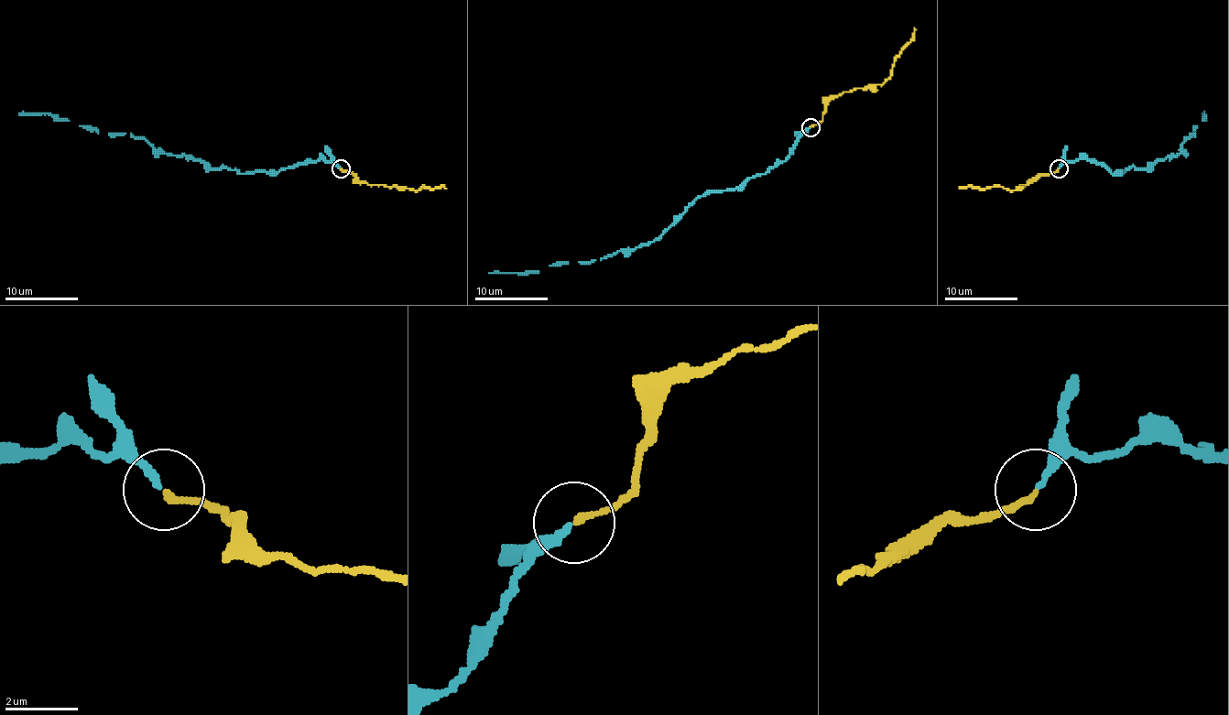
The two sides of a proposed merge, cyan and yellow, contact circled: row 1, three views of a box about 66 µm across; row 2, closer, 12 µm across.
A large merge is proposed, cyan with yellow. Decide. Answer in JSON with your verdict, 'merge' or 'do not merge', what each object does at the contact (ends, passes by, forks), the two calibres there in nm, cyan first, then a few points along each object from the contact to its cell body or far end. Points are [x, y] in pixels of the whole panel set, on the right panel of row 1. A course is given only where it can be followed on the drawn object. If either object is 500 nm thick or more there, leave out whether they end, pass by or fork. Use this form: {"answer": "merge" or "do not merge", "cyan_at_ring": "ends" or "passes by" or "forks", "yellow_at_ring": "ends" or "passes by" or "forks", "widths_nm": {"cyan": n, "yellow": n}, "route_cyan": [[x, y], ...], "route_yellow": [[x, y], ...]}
{"answer": "merge", "cyan_at_ring": "ends", "yellow_at_ring": "ends", "widths_nm": {"cyan": 190, "yellow": 160}, "route_cyan": [[1058, 168], [1063, 163], [1089, 159], [1118, 174], [1133, 167], [1149, 168], [1180, 152], [1204, 115]], "route_yellow": [[1058, 168], [1050, 174], [1038, 176], [1014, 190], [990, 187], [959, 189]]}

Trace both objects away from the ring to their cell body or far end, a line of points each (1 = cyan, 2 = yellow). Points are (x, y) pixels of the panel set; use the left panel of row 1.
1: (340, 168), (318, 159), (268, 174), (239, 174), (157, 152), (131, 134), (87, 130), (47, 113), (19, 115)
2: (340, 168), (369, 185), (406, 187), (413, 190), (424, 187), (444, 189)

